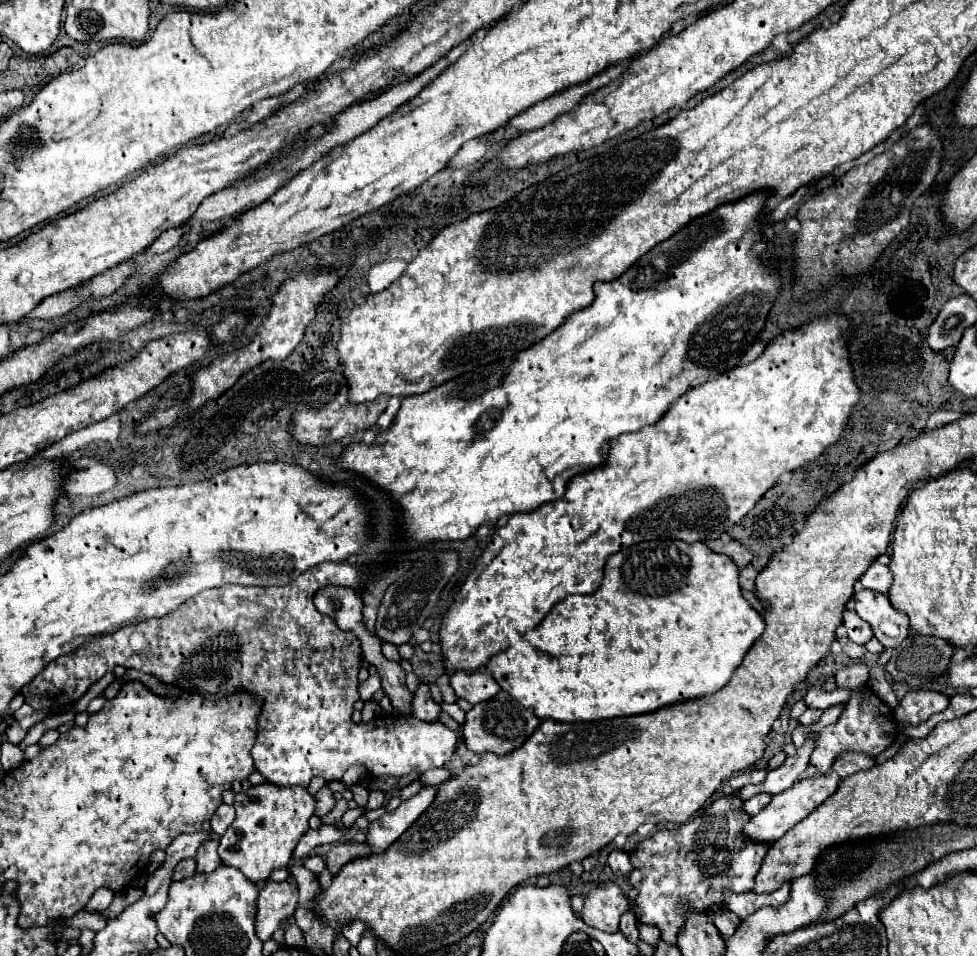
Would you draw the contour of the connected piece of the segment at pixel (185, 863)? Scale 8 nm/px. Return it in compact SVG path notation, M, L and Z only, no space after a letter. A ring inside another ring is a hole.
M183 859L183 861L177 863L177 867L173 871L173 879L179 881L179 879L185 879L185 877L191 877L195 873L195 869L197 869L195 859Z

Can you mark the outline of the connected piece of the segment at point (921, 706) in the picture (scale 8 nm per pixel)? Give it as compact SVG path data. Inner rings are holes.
M909 691L895 709L895 719L899 723L923 723L933 713L947 709L949 697L935 691Z

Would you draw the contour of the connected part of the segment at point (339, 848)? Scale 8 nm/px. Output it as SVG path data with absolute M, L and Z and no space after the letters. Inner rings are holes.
M345 841L345 843L339 843L335 845L327 857L325 857L325 863L327 863L327 869L331 875L337 875L339 869L349 863L351 859L357 859L357 857L367 857L371 855L371 847L367 847L367 843L357 843L357 841Z

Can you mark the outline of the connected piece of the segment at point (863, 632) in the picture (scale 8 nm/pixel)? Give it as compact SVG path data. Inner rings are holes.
M855 611L843 613L843 627L847 629L847 637L857 645L867 645L873 639L873 631L867 621L863 621Z

